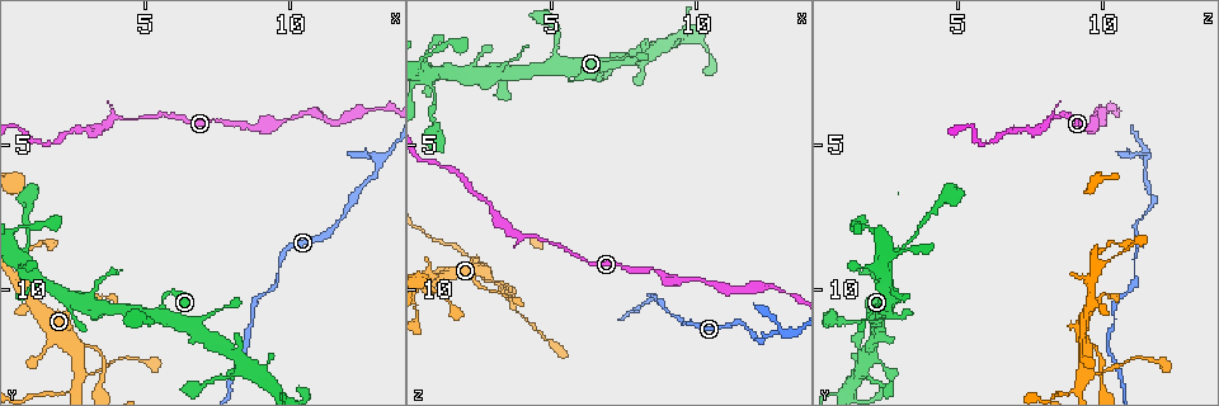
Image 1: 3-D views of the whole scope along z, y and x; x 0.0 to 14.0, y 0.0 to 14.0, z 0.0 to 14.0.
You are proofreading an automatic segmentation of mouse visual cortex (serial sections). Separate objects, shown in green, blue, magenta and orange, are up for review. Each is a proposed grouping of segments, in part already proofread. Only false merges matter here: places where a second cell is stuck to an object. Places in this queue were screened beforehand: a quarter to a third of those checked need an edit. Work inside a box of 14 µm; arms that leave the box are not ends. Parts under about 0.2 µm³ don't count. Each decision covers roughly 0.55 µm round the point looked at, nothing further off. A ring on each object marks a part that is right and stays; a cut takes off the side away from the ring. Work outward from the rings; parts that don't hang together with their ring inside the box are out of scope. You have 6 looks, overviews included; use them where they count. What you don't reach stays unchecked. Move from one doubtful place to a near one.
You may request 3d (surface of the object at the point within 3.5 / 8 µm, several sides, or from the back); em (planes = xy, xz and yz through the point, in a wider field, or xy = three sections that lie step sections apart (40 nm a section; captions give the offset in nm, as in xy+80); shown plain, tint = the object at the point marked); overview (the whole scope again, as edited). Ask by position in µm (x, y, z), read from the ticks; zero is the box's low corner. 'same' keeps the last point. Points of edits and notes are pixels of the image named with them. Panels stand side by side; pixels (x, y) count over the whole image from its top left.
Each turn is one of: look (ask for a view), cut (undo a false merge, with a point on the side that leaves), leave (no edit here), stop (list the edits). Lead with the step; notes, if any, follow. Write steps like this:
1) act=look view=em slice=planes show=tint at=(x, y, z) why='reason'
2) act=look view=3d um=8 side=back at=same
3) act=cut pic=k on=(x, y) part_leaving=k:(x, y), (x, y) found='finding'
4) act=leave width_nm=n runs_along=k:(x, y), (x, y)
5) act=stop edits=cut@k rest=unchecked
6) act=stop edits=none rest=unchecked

act=look view=3d um=3.5 at=(4.0, 4.0, 8.1)

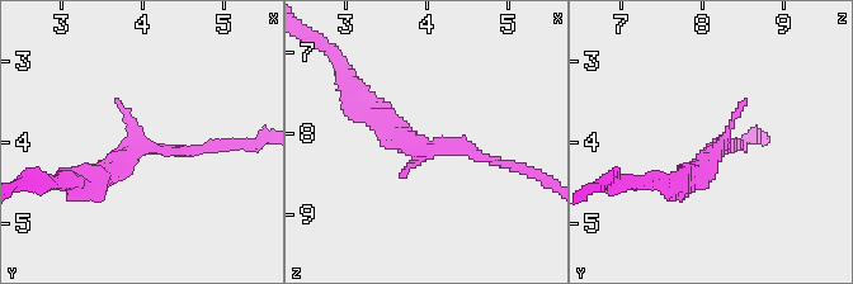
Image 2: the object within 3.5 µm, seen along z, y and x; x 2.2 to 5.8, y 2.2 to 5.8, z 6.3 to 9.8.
act=look view=em slice=xy step=5 show=plain at=(4.00, 4.10, 8.15) why='need the tissue'

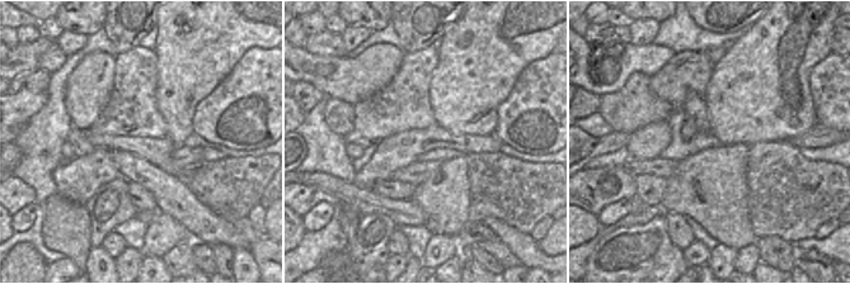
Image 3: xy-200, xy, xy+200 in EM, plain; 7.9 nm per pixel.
act=look view=em slice=xy step=5 show=tint at=same why='where the object lies'

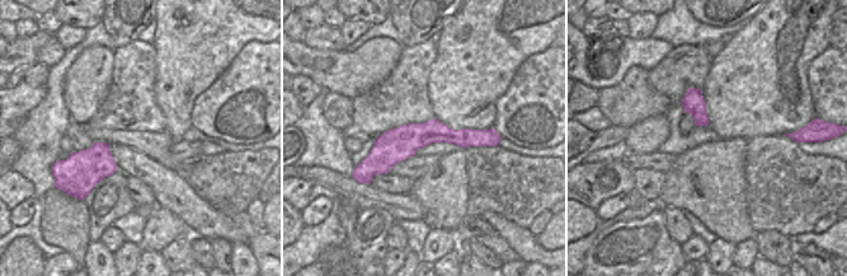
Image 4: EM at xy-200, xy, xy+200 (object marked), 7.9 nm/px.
act=leave runs_along=4:(490, 143), (417, 135), (365, 164) found='one cell here'

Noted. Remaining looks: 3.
act=look view=3d um=3.5 at=(0.9, 8.5, 3.2) why='sudden change in width'

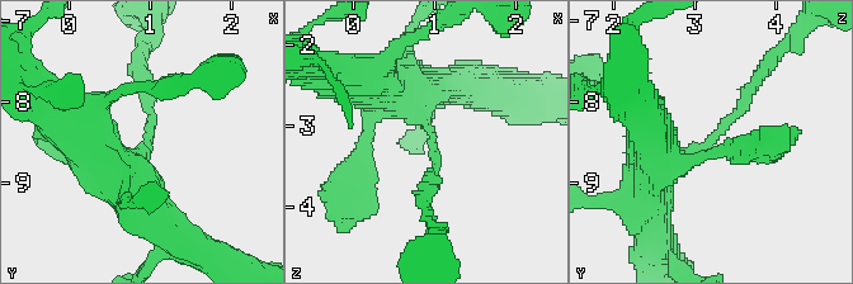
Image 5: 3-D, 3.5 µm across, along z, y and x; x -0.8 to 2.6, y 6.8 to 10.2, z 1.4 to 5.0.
act=look view=em slice=xy step=3 show=tint at=(0.95, 8.45, 3.25) arm_widths_nm=200,400

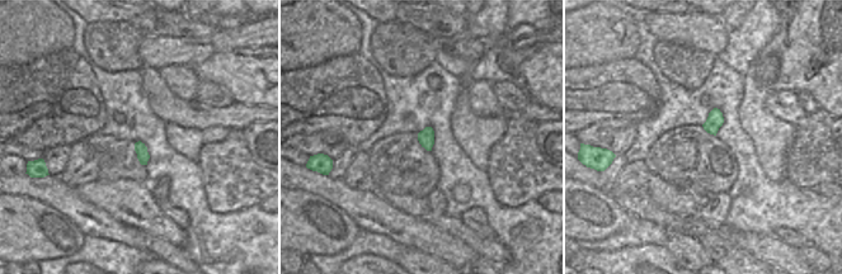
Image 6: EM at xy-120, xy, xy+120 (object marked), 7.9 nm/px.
act=look view=em slice=planes show=tint at=same

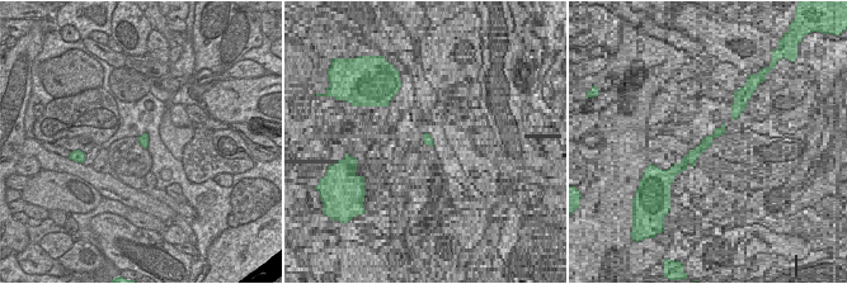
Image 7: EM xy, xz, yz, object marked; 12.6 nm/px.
act=leave runs_along=5:(656, 183), (706, 147), (764, 69) found='continuous, no second cell'

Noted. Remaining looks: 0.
act=stop edits=none rest=unchecked

